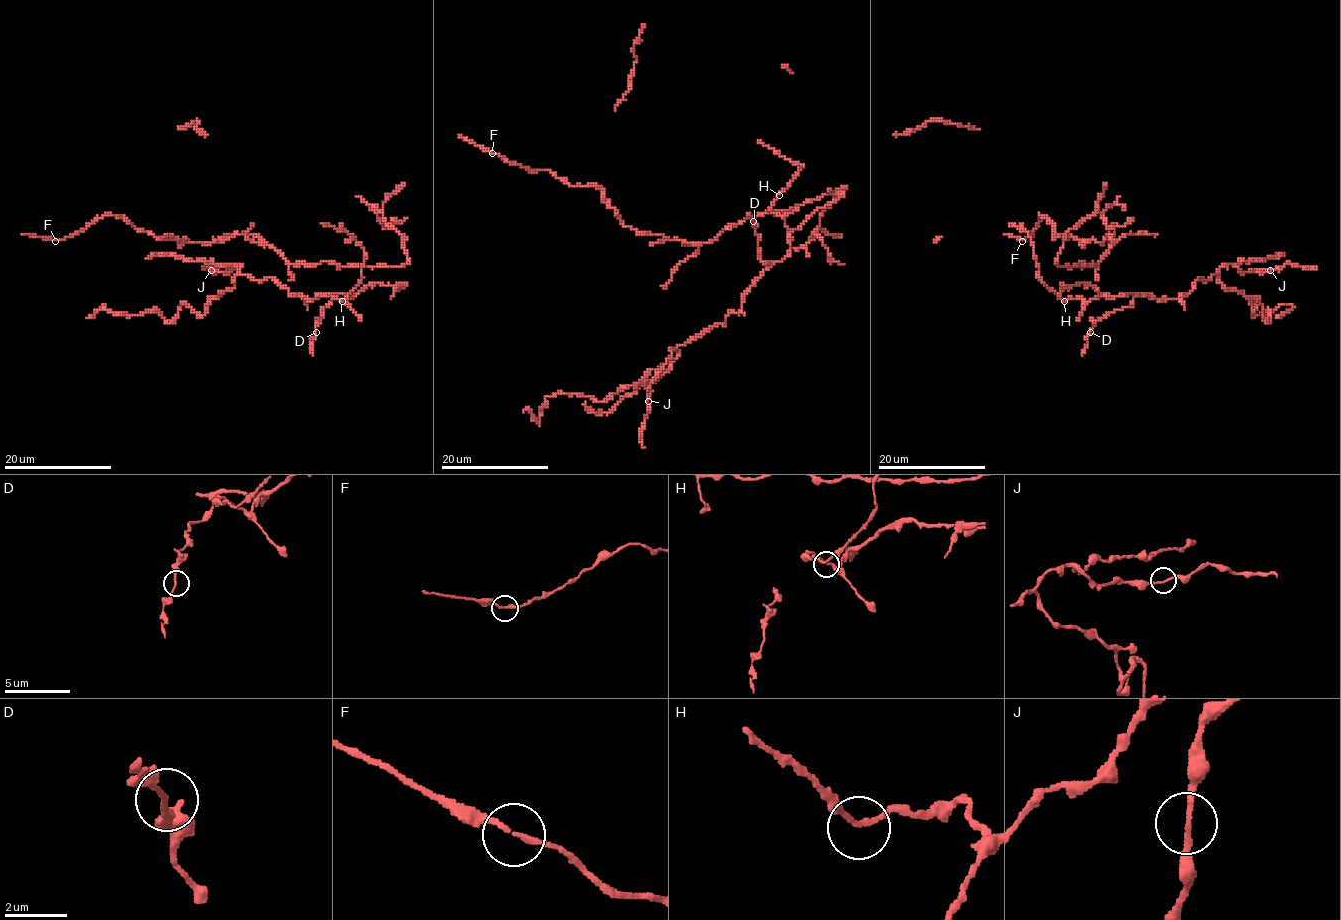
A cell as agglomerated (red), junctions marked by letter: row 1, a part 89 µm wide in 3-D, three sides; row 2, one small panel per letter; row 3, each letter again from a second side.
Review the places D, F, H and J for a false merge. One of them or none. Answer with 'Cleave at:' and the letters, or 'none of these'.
Cleave at: none of these

